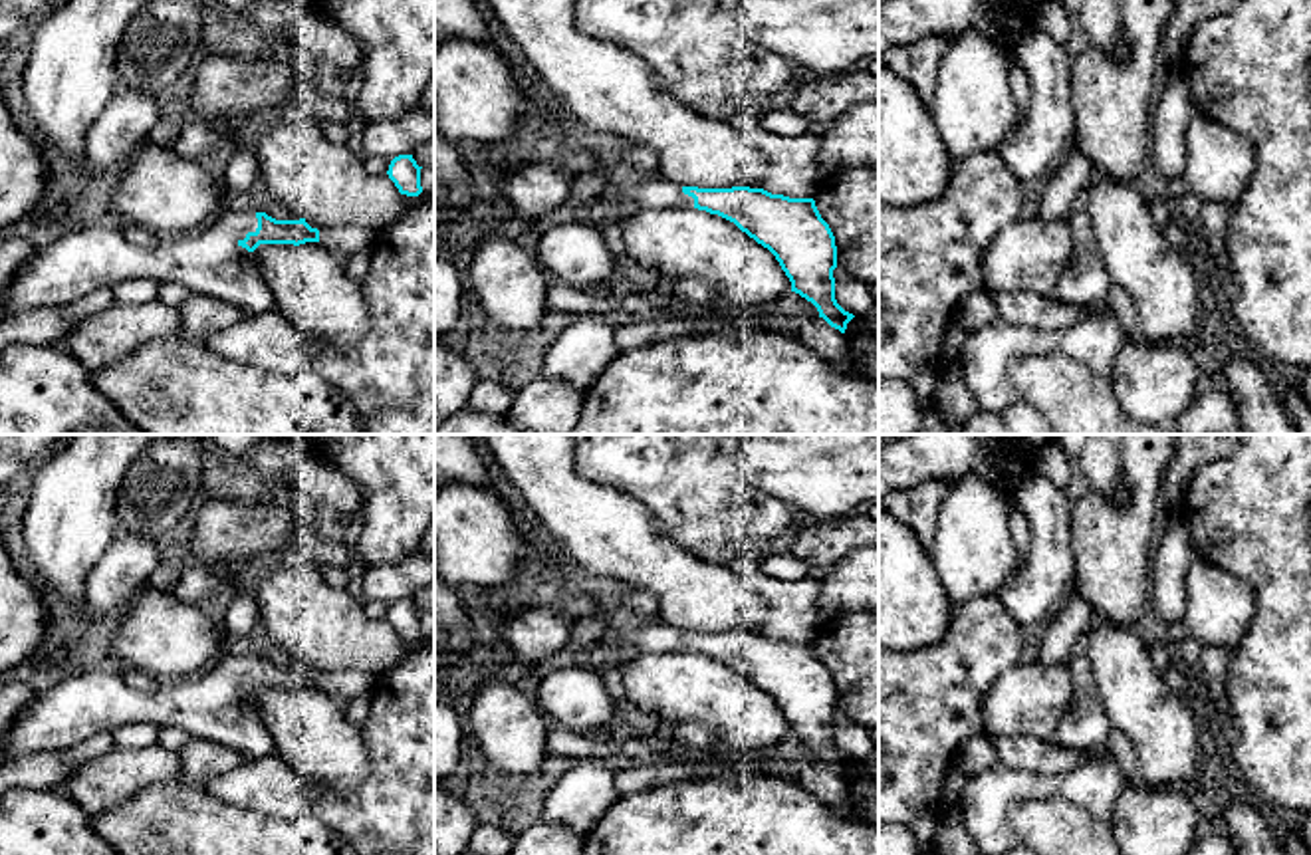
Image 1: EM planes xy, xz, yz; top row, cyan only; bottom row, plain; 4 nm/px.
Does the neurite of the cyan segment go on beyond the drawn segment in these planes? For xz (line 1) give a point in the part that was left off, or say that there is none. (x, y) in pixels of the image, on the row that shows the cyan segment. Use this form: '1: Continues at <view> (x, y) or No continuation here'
1: Continues at xz (629, 195)

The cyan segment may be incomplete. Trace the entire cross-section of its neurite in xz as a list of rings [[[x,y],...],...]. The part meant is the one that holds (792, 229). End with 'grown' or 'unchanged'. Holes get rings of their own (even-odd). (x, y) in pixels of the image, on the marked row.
[[[623,177],[591,200],[579,222],[601,230],[641,210],[690,206],[734,222],[768,248],[789,278],[791,292],[811,302],[819,317],[845,333],[855,315],[835,300],[835,236],[813,198],[789,198],[750,186],[698,188],[662,177]]]; grown

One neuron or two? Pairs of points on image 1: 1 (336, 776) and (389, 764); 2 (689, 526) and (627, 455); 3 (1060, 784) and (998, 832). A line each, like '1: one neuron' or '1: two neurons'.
1: two neurons
2: one neuron
3: one neuron

